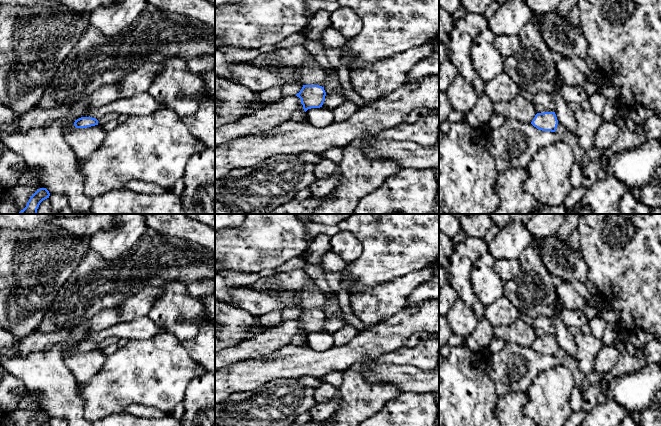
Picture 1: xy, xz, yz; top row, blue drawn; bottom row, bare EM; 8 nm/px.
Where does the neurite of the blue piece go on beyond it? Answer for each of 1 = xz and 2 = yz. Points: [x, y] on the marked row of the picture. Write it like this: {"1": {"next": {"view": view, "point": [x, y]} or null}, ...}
{"1": {"next": null}, "2": {"next": null}}

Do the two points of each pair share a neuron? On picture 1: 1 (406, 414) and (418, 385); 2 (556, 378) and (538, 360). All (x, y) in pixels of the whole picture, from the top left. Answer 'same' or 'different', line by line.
1: different
2: different

